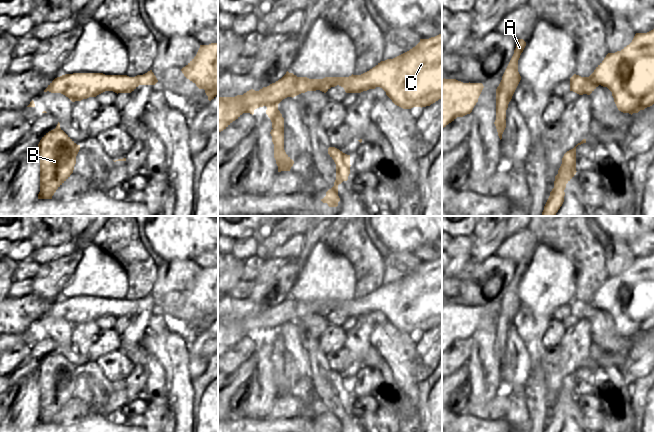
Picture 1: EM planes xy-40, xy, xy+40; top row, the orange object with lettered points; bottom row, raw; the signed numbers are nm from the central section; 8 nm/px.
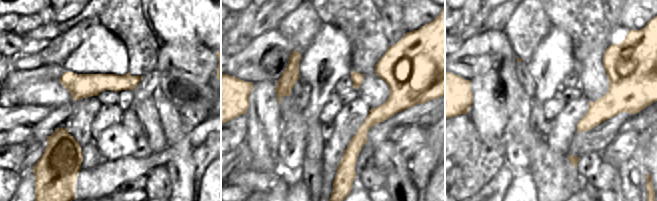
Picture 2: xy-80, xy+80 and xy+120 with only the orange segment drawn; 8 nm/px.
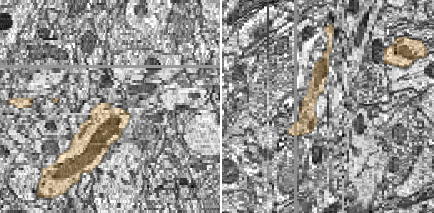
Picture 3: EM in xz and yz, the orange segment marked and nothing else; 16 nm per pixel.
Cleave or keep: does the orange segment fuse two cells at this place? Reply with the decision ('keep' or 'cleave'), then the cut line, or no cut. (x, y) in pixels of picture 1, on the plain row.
cleave; cut xy (282, 341), (277, 344), (273, 352)

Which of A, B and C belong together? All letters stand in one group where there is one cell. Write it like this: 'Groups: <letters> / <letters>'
Groups: A C / B.

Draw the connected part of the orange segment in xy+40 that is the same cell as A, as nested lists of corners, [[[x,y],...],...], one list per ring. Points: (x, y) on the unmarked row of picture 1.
[[[518,263],[514,278],[502,300],[502,304],[496,313],[496,353],[500,352],[500,347],[506,343],[506,334],[512,320],[521,304],[518,296],[518,284],[526,270],[523,263]]]

